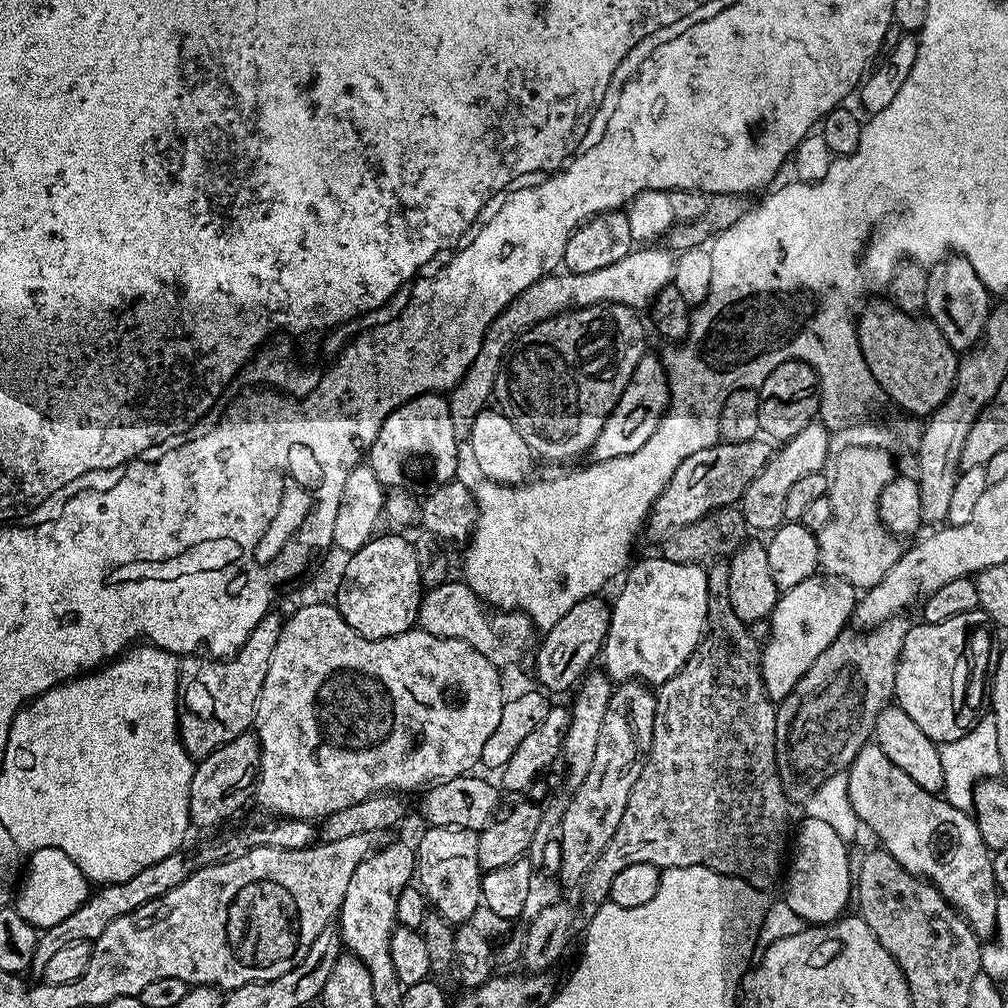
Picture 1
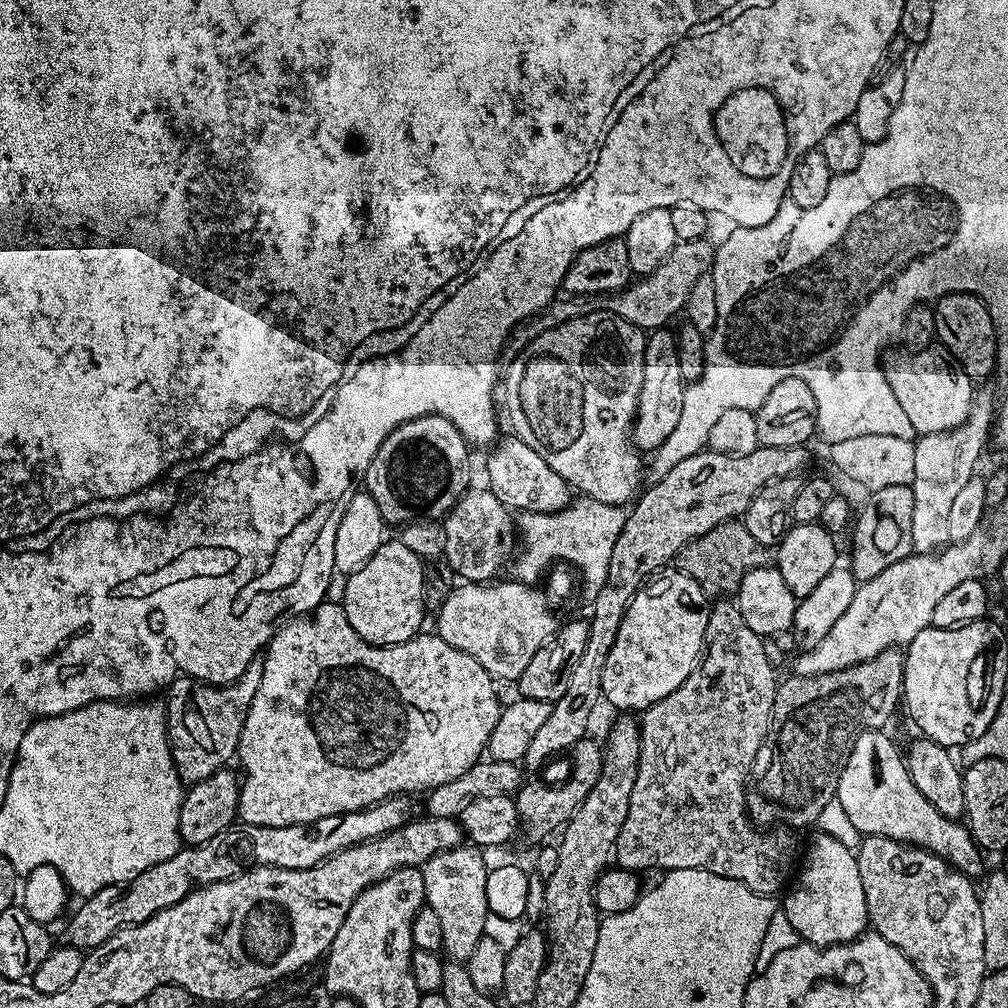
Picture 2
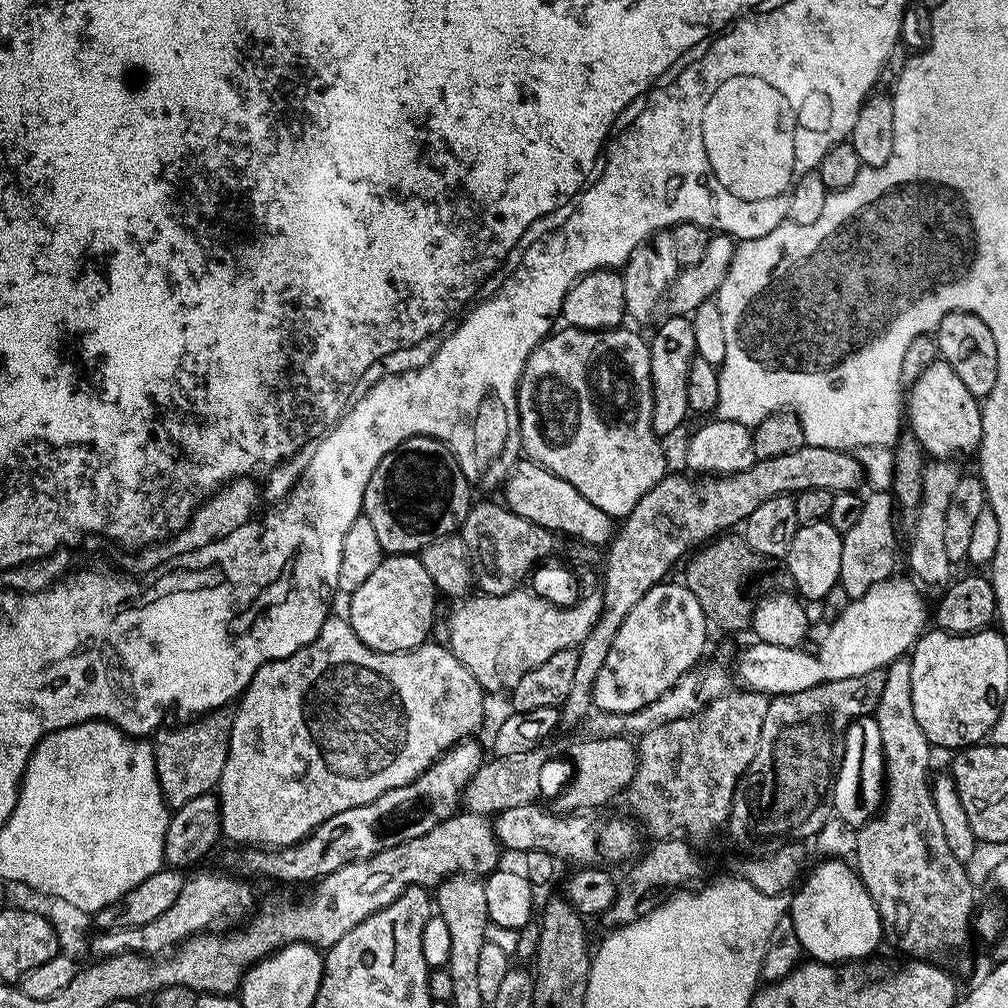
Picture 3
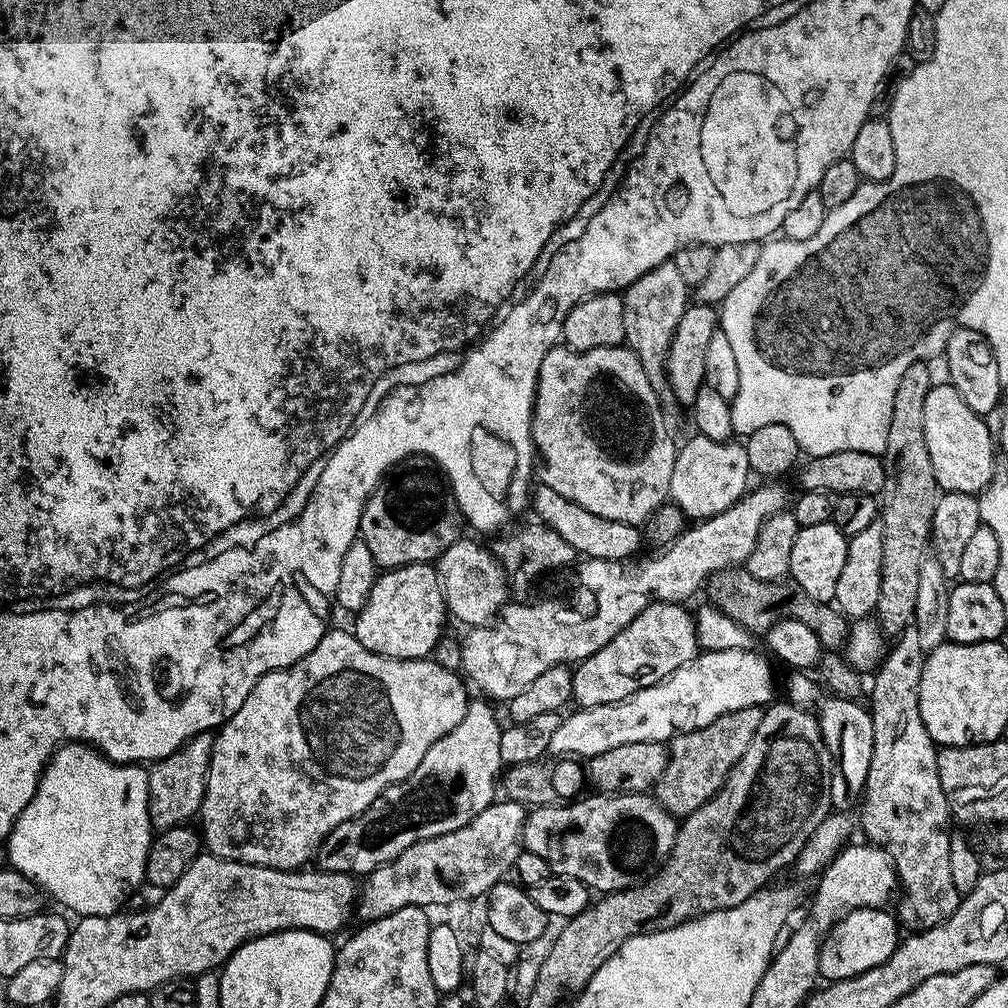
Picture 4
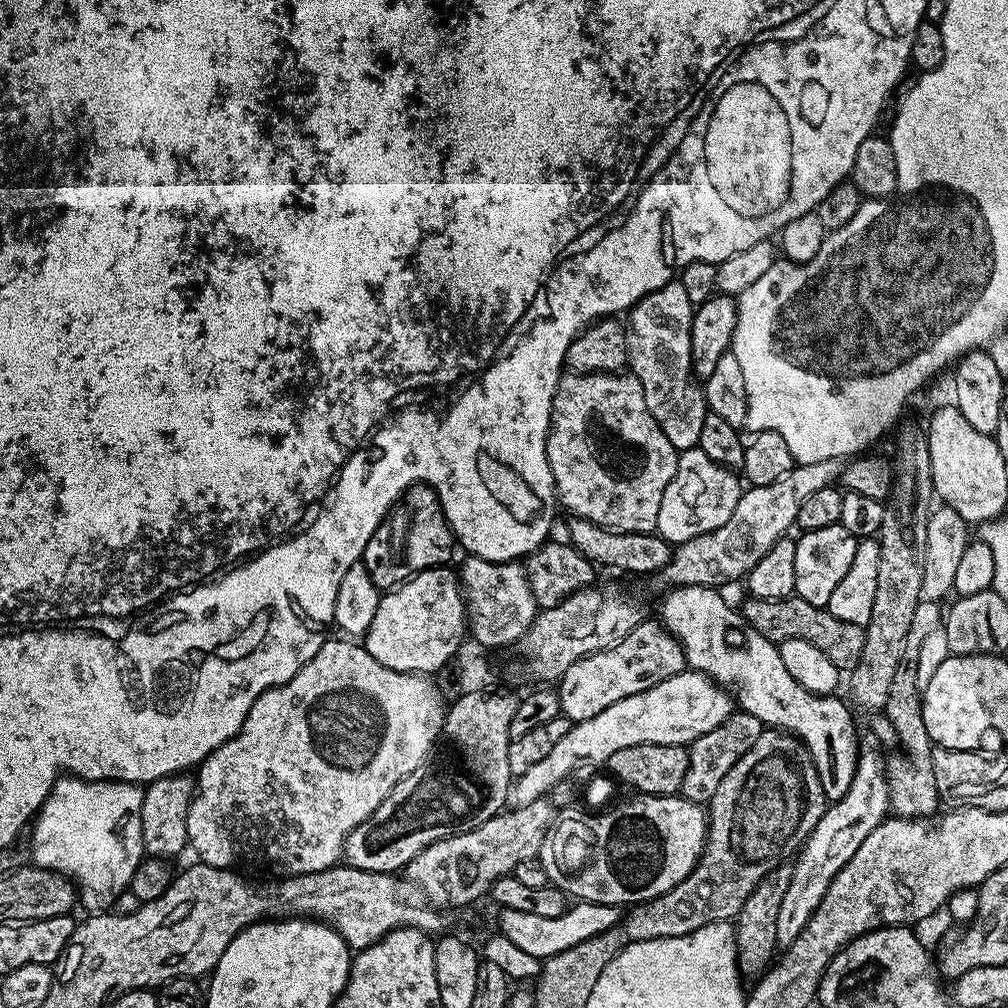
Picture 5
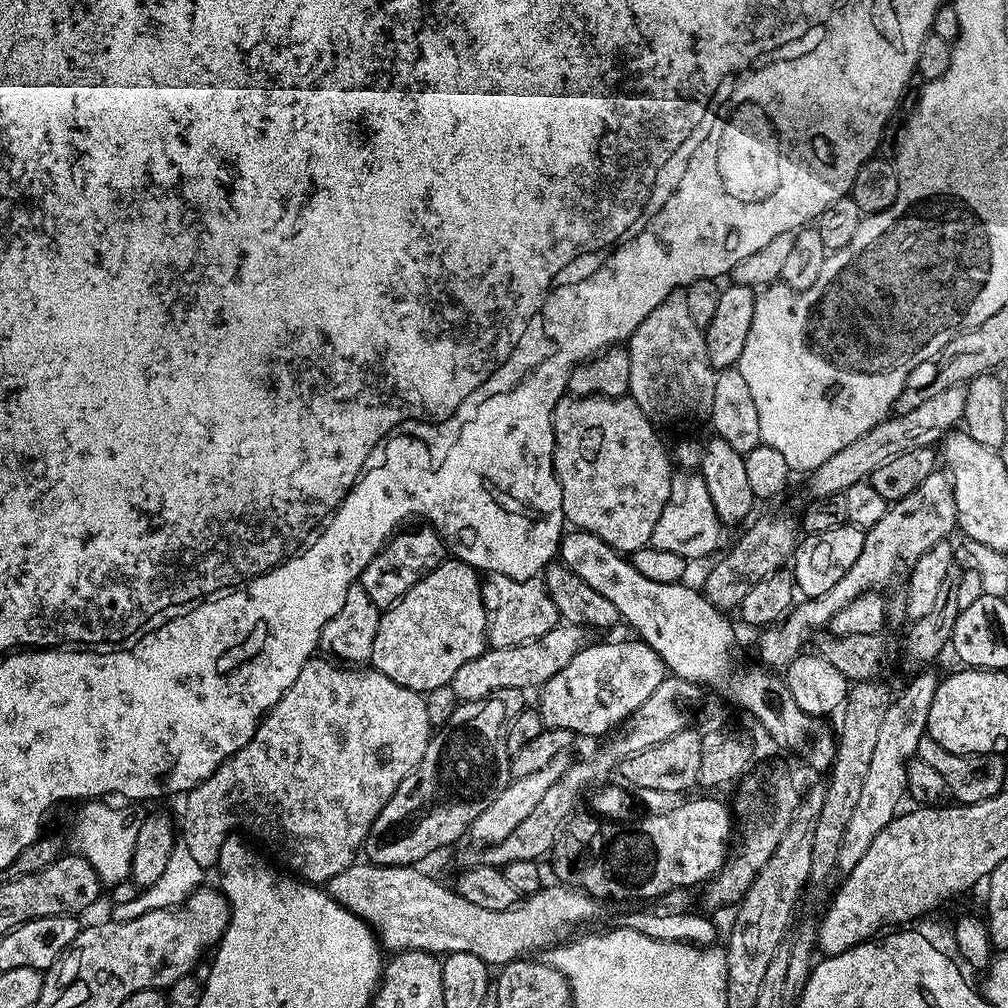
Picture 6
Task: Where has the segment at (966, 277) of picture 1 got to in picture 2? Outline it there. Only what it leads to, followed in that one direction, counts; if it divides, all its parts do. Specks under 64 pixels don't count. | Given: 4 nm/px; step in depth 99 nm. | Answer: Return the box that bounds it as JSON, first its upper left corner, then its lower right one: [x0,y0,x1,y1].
[934,292,997,382]

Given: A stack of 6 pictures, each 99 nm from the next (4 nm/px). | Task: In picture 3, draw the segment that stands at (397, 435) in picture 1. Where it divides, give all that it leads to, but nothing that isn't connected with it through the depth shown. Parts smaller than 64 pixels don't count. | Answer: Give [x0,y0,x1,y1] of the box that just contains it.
[362,436,474,556]

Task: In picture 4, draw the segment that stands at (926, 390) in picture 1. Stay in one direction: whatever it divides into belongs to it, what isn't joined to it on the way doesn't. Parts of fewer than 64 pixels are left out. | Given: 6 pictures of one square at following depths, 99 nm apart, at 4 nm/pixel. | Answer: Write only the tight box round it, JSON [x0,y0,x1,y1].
[922,383,998,496]

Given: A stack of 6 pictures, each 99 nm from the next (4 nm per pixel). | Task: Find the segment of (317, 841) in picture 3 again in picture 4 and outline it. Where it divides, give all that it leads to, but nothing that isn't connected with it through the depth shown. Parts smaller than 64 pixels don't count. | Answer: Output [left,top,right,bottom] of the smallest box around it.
[314,699,502,874]

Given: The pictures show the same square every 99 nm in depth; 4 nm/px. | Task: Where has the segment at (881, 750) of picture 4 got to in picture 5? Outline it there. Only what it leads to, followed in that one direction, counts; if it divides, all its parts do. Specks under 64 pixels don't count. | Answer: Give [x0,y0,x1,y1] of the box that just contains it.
[882,602,942,820]

